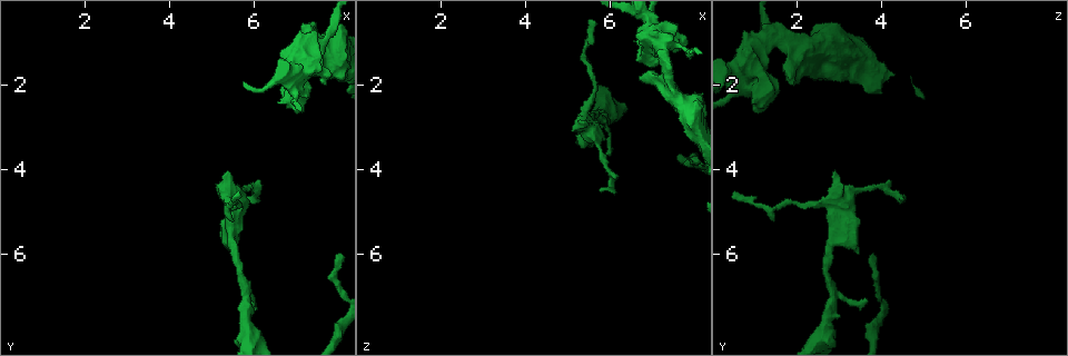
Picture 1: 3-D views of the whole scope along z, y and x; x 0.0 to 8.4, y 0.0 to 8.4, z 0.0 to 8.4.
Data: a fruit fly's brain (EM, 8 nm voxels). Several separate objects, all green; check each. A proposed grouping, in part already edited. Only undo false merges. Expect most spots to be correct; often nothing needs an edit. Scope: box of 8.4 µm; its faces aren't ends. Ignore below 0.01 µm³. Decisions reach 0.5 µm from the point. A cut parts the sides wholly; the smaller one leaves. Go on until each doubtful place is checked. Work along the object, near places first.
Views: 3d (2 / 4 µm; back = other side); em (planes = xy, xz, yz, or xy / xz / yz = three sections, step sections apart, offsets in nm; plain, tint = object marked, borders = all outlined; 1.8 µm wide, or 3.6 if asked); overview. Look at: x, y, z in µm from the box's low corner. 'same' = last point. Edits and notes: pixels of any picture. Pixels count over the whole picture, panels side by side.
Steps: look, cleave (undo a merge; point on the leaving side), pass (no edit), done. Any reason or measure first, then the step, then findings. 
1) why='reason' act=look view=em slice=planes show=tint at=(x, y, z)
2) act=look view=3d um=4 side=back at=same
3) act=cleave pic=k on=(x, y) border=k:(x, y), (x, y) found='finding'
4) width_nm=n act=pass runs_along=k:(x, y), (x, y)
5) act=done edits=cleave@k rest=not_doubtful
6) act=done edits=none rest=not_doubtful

why='thick turns thin' act=look view=em slice=xy step=4 show=tint at=(7.35, 1.15, 1.90)

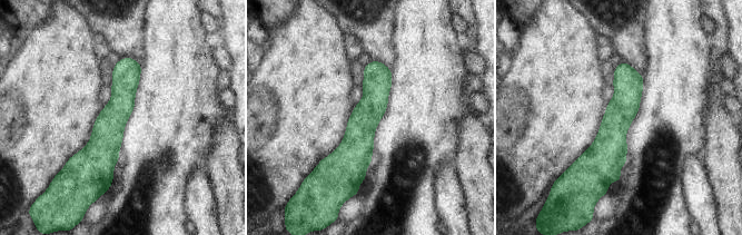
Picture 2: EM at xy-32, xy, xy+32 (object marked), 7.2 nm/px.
why='another direction' act=look view=em slice=planes show=tint at=same

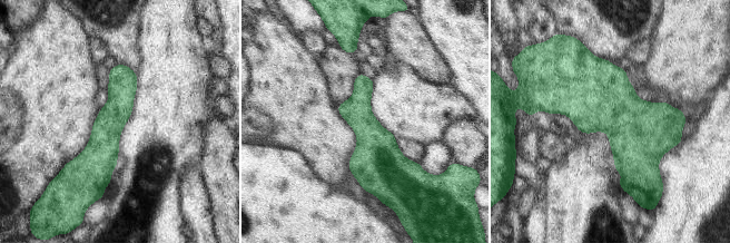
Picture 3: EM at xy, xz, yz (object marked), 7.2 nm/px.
act=pass runs_along=3:(122, 67), (99, 184) found='one neuron here'

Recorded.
why='sharp bend' act=look view=em um=3.6 slice=xy step=8 show=tint at=(7.85, 1.45, 2.45)

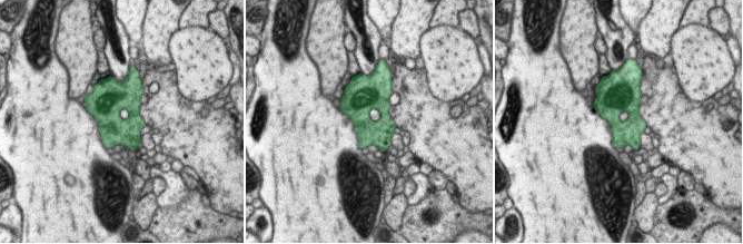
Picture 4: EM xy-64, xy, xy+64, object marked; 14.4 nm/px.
act=look view=em um=3.6 slice=planes show=tint at=same

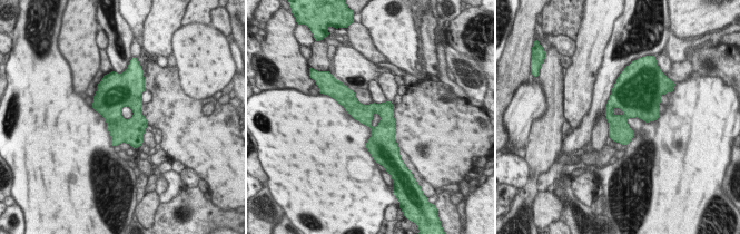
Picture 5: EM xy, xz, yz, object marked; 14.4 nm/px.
width_nm=320 act=pass found='continuous, no second neuron'

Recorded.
why='sharp bend' act=look view=em um=3.6 slice=planes show=tint at=(7.05, 1.70, 0.65)

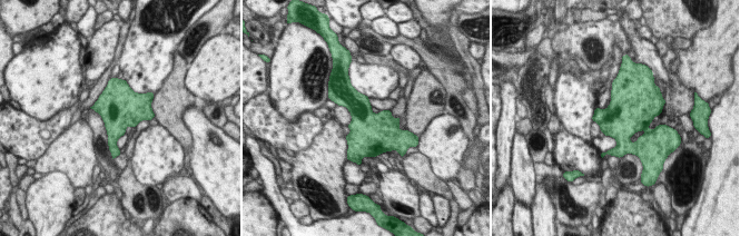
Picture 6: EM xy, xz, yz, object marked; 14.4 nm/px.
act=pass found='all the same neuron'

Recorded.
act=done edits=none rest=not_doubtful

